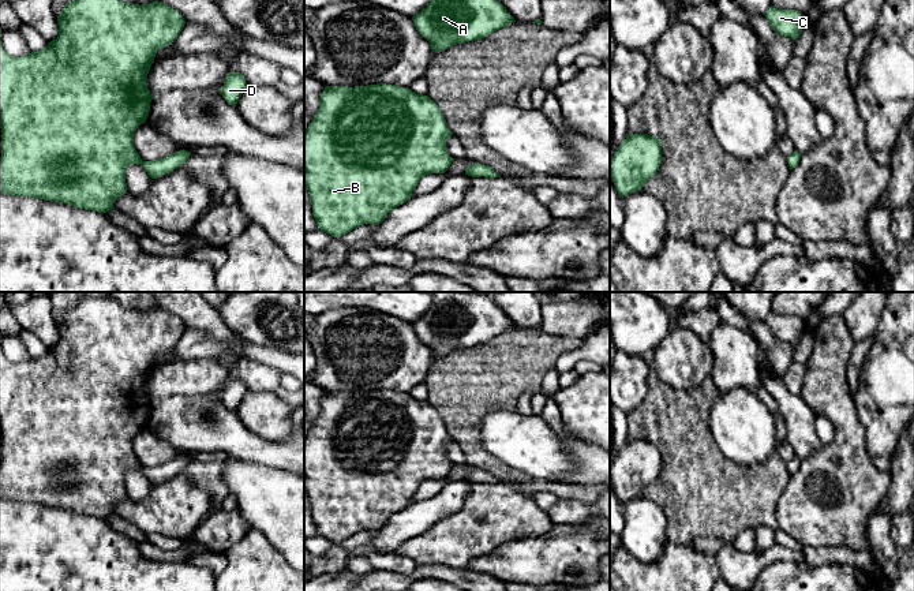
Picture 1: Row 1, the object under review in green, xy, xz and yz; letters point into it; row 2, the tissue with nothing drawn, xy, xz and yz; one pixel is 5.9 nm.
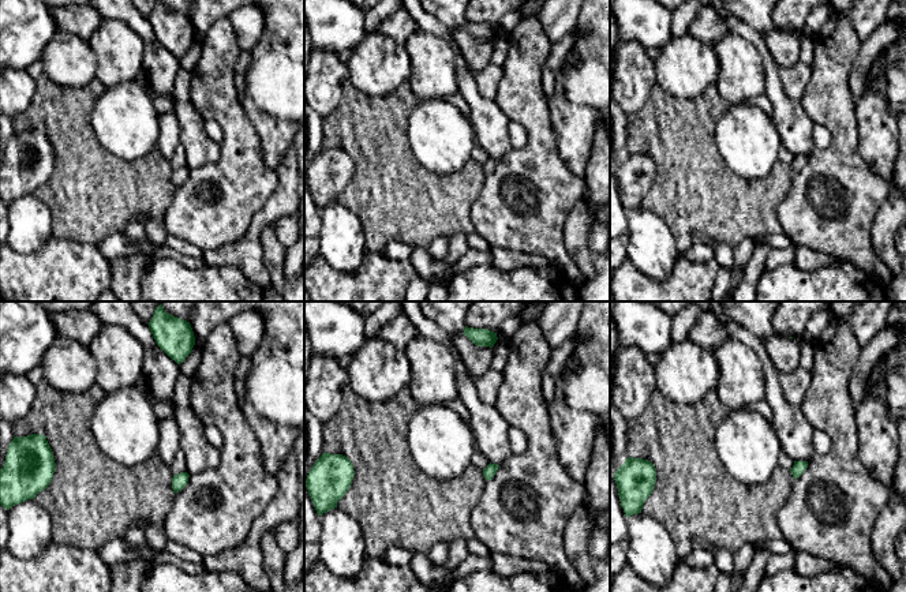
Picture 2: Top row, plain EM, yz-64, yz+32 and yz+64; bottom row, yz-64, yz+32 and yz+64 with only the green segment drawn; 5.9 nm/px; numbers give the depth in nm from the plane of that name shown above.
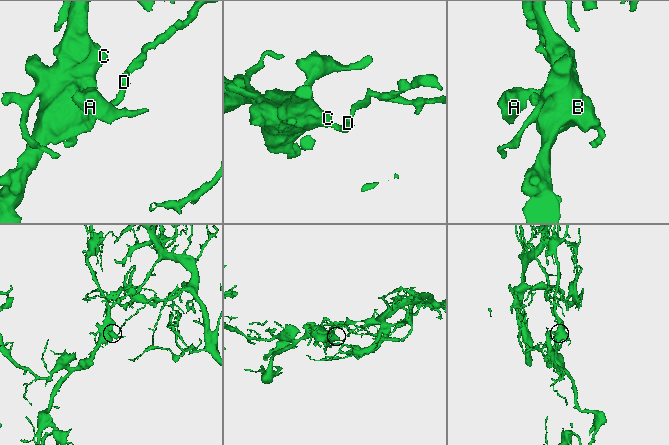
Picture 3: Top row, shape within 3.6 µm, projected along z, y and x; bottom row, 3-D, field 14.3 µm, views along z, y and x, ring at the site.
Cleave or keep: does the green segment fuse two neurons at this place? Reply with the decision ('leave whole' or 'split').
split

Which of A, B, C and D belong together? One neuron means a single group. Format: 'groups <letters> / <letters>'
groups A B C / D

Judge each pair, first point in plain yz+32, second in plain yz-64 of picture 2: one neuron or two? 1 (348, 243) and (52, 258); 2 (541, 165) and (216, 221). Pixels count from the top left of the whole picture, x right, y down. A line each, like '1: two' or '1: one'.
1: two
2: one

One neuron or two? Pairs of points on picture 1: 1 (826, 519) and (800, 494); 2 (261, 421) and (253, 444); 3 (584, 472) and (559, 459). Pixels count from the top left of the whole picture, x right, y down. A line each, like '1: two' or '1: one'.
1: one
2: two
3: two

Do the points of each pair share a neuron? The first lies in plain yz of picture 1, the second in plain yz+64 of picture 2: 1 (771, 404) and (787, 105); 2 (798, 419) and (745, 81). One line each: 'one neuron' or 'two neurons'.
1: two neurons
2: two neurons

